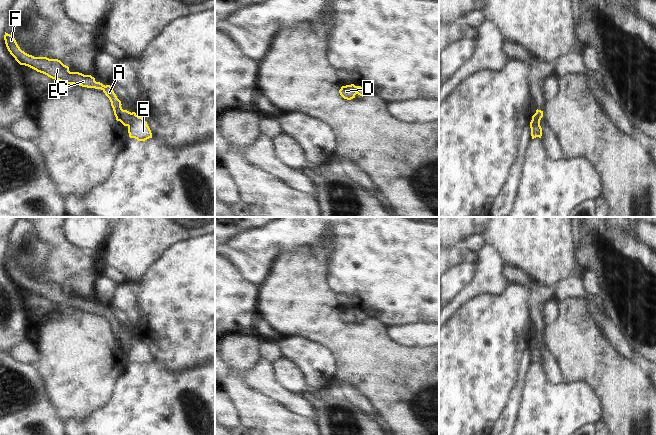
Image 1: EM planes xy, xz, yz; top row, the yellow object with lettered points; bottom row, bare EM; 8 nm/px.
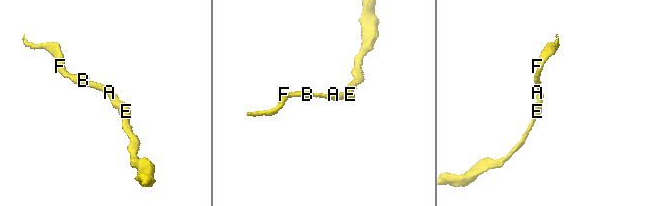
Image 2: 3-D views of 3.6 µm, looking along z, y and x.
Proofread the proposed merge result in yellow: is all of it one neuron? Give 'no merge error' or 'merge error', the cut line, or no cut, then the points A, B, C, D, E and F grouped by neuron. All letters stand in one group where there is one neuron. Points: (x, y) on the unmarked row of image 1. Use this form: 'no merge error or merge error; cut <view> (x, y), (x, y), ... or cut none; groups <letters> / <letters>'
merge error; cut xy (131, 337), (131, 347), (128, 350); groups A B C D F / E

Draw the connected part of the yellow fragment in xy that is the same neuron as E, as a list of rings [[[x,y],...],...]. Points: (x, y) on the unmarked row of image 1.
[[[135,336],[131,337],[131,348],[128,350],[128,357],[130,362],[135,362],[138,365],[152,362],[152,357],[147,346]]]

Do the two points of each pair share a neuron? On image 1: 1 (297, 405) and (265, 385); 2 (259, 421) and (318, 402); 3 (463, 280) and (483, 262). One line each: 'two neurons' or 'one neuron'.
1: one neuron
2: two neurons
3: two neurons

